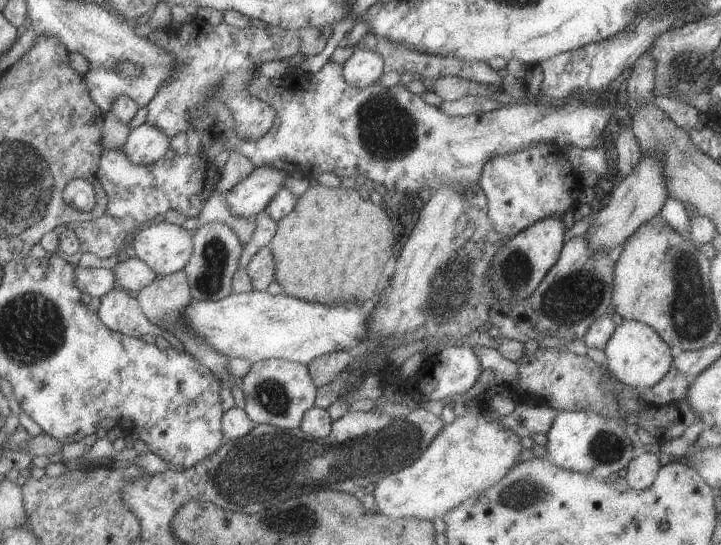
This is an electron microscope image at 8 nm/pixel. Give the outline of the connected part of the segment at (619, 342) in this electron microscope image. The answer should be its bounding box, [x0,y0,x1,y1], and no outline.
[603,320,675,390]

